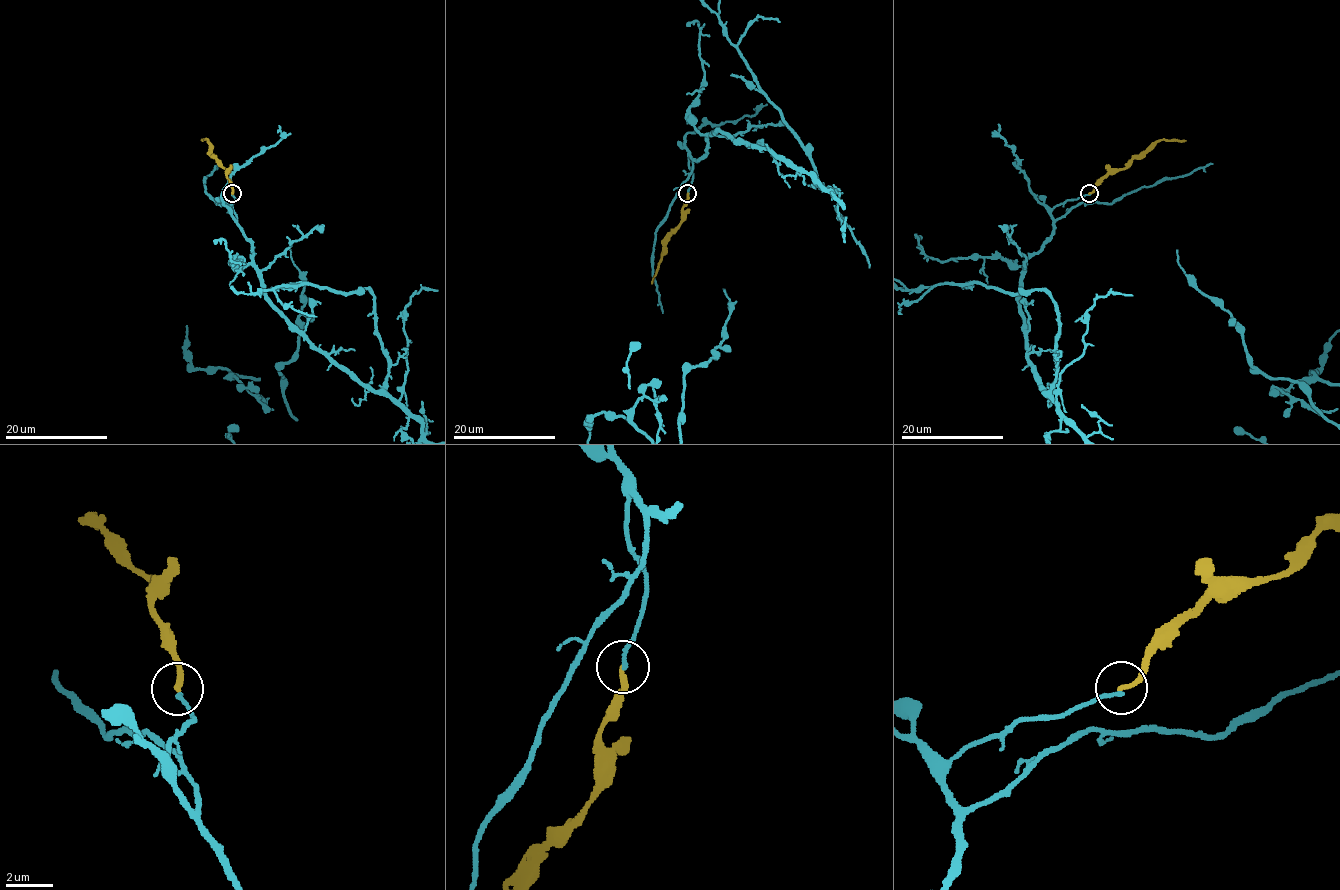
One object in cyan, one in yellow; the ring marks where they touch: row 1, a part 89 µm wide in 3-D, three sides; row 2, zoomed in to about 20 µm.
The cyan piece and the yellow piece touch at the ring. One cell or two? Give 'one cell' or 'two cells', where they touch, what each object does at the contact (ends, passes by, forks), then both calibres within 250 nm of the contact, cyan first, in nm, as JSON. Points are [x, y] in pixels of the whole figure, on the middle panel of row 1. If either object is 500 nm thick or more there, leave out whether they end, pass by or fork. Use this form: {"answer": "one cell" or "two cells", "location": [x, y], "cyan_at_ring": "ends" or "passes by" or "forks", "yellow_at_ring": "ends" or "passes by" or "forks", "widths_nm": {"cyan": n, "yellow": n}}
{"answer": "two cells", "location": [687, 193], "cyan_at_ring": "ends", "yellow_at_ring": "ends", "widths_nm": {"cyan": 160, "yellow": 220}}

